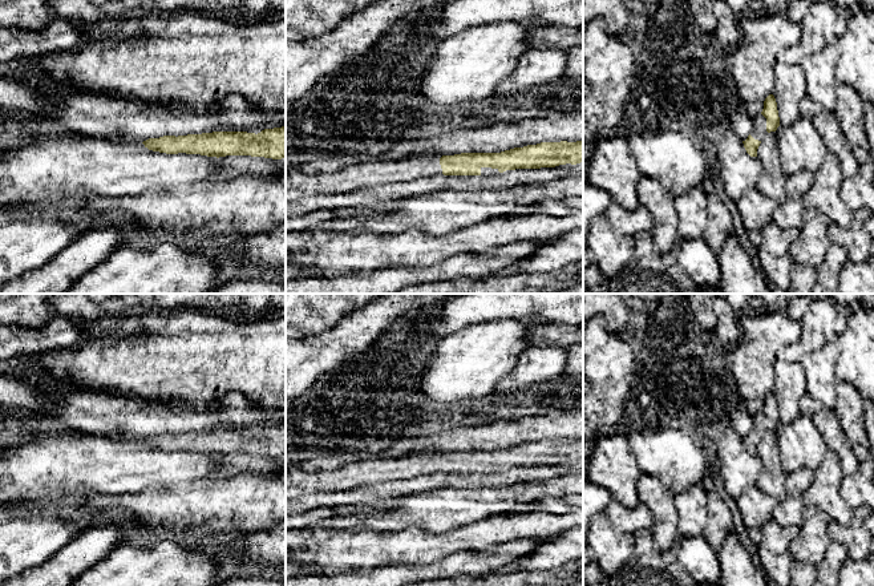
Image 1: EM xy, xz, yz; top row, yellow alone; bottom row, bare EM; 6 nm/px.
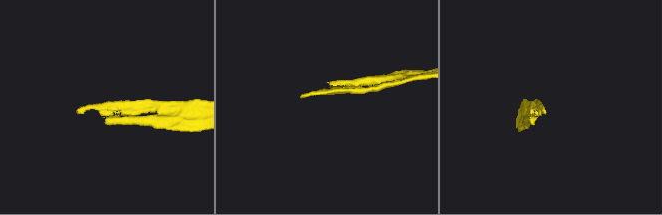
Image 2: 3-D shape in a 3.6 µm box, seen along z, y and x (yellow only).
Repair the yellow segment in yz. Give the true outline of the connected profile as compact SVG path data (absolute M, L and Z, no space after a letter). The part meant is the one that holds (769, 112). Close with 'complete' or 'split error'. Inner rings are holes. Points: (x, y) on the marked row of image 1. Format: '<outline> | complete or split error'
M769 94L765 98L762 112L752 120L753 129L743 144L750 157L757 157L757 149L761 144L761 140L766 133L776 132L780 126L777 102L773 94Z | split error

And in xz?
M583 141L576 142L541 142L523 147L514 147L501 153L461 153L454 155L437 157L412 157L402 161L365 161L352 165L336 173L304 174L294 171L286 174L286 203L315 195L331 193L349 193L368 186L388 185L392 182L410 182L424 177L444 175L487 175L498 174L515 169L541 169L555 167L559 165L576 165L583 162Z | split error

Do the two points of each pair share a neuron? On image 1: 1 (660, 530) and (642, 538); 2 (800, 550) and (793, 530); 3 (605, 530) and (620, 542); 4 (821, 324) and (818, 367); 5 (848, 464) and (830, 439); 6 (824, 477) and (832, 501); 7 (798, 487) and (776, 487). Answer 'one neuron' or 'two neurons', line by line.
1: two neurons
2: two neurons
3: one neuron
4: two neurons
5: one neuron
6: one neuron
7: two neurons

